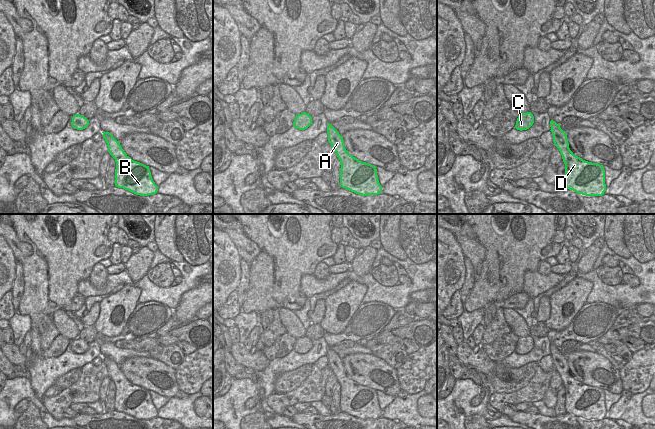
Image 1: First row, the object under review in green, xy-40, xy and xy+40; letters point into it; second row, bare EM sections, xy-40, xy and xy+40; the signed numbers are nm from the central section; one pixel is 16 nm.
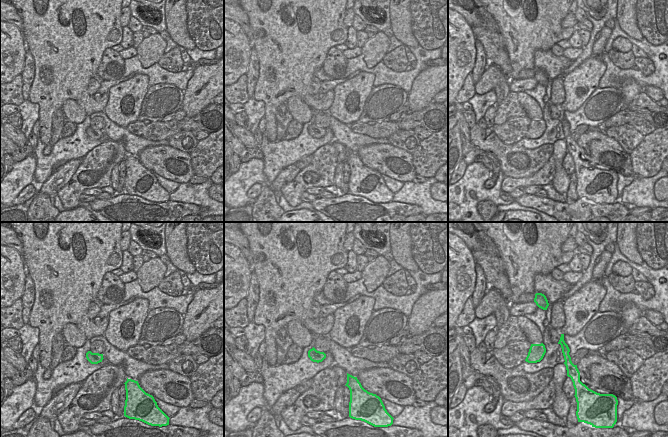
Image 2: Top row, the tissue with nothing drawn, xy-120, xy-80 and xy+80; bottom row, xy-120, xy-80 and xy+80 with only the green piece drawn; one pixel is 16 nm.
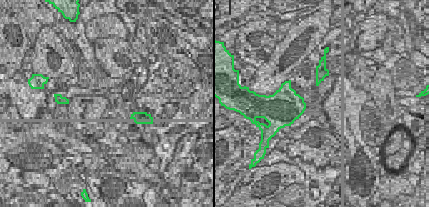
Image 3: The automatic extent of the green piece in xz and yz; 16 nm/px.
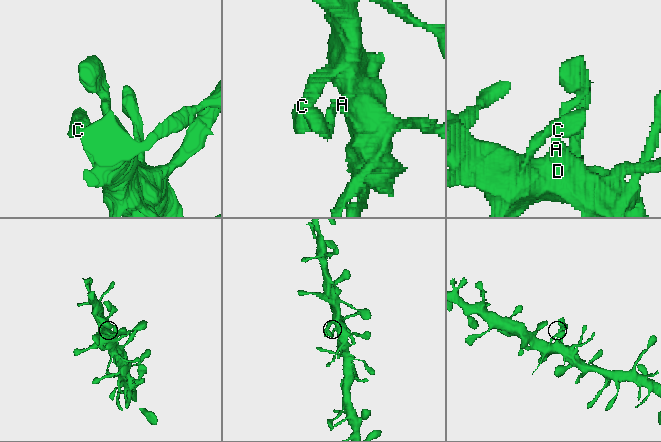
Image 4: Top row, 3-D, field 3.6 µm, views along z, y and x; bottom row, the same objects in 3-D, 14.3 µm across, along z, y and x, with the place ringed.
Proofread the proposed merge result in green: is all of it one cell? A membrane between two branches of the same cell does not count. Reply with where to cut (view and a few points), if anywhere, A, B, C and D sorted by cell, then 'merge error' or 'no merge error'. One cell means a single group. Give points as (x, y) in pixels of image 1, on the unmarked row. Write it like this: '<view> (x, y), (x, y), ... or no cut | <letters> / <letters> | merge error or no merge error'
no cut | A B C D | no merge error

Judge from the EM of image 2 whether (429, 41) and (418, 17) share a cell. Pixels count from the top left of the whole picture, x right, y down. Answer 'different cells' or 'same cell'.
same cell

